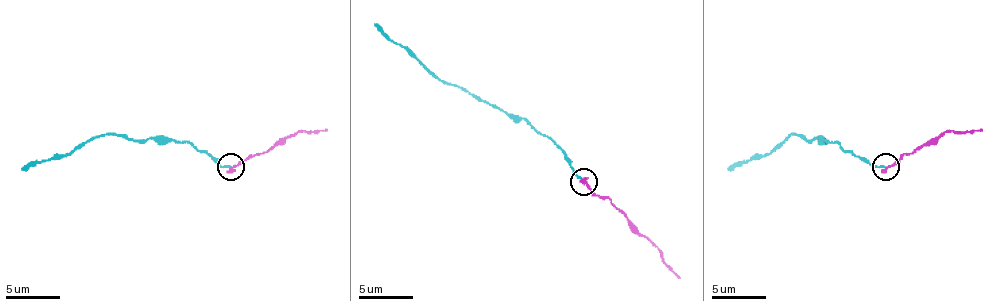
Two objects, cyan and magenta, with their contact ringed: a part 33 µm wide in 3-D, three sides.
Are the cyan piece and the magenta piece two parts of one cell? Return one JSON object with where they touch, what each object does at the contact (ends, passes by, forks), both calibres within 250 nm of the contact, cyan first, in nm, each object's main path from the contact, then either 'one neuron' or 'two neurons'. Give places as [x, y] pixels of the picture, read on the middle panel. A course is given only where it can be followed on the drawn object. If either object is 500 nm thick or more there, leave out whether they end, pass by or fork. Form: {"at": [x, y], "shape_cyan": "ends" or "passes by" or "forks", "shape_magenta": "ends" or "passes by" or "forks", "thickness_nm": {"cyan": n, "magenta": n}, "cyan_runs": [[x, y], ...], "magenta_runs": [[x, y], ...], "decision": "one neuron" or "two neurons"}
{"at": [584, 182], "shape_cyan": "ends", "shape_magenta": "ends", "thickness_nm": {"cyan": 130, "magenta": 220}, "cyan_runs": [[583, 181], [567, 157], [524, 119], [510, 119], [491, 105], [443, 84], [375, 24]], "magenta_runs": [[583, 181], [651, 240], [680, 278]], "decision": "one neuron"}

